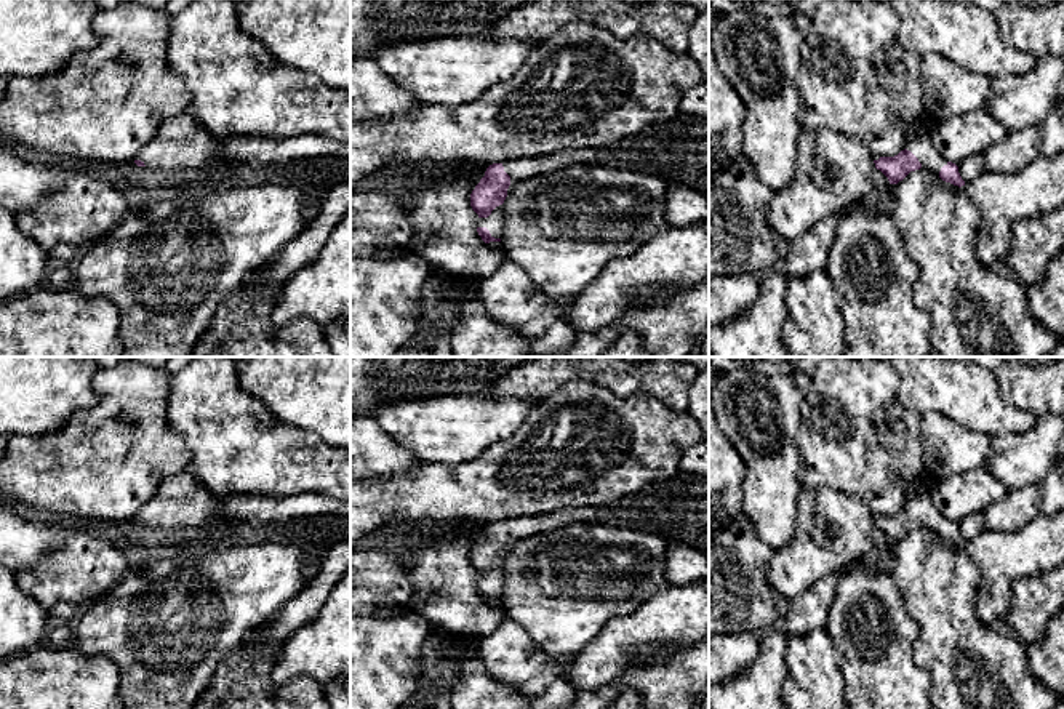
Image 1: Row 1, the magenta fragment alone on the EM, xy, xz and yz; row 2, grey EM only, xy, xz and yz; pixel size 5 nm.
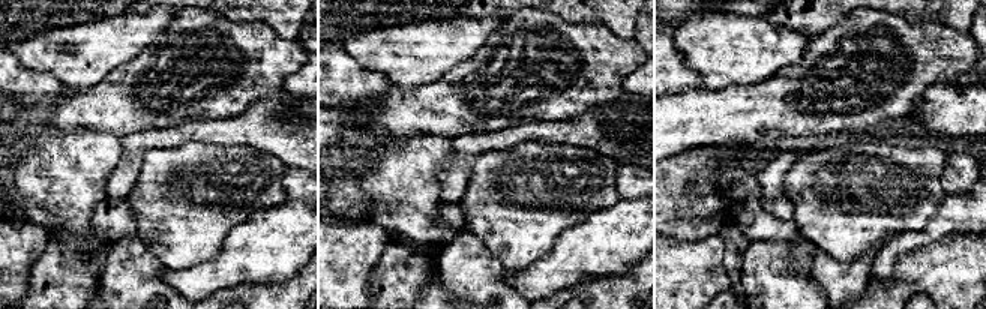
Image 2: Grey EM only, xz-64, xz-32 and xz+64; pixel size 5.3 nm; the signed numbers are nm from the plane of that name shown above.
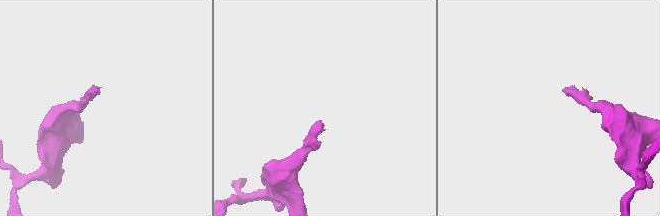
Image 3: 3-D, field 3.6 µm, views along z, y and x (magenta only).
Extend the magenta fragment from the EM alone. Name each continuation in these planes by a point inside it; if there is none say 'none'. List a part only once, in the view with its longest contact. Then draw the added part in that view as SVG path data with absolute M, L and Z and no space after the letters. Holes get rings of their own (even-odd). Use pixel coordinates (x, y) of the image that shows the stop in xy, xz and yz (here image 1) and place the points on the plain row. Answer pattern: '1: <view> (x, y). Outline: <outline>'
1: xz (634, 517). Outline: M576 506L544 512L541 515L528 515L520 519L501 520L504 530L510 535L507 551L522 538L555 530L568 523L584 522L589 525L611 525L634 530L646 530L650 522L650 511L637 506L610 507L602 506Z

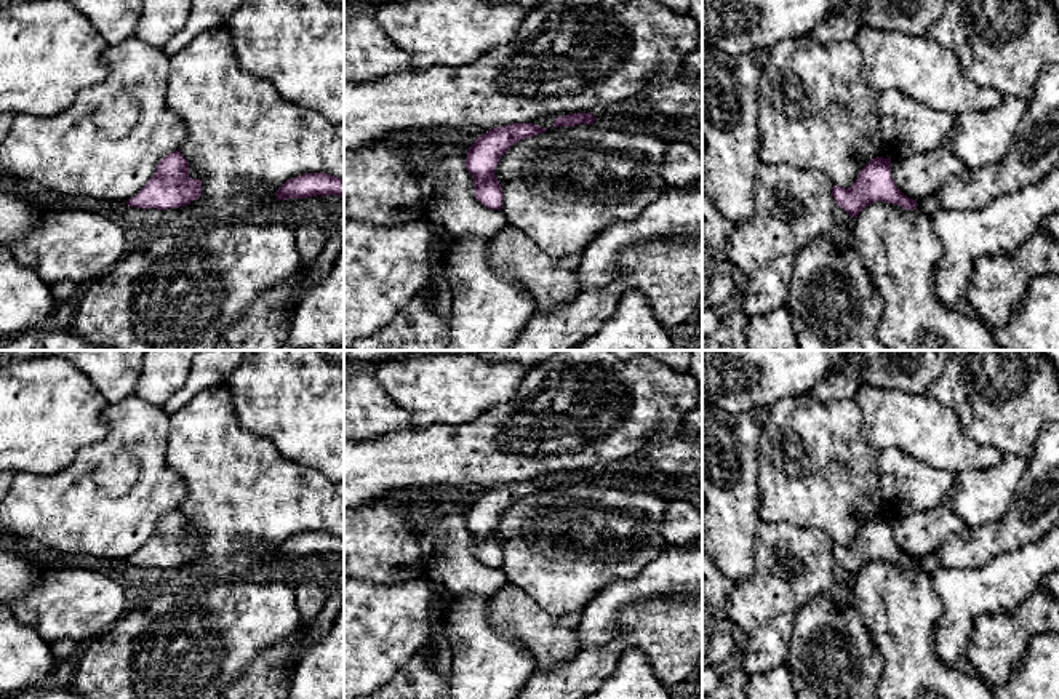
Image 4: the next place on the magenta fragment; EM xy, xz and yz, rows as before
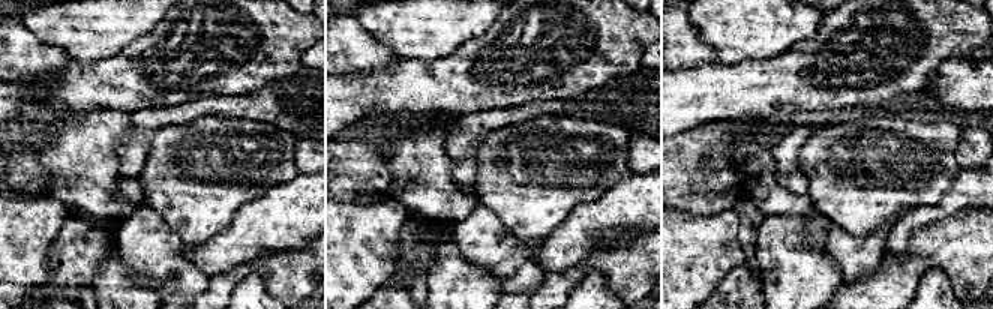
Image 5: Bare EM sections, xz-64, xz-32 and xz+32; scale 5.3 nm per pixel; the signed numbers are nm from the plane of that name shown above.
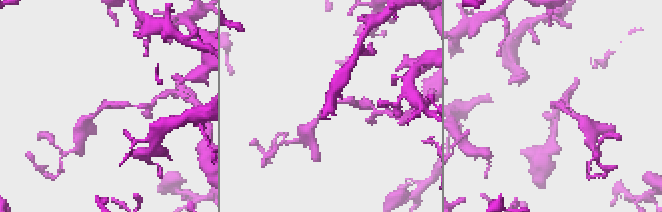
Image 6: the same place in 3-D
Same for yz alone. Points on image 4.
none

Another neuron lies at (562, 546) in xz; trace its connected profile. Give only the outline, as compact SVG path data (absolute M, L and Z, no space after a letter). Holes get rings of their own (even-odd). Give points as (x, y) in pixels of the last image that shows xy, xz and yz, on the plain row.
M579 481L555 485L545 491L514 502L496 525L494 534L502 547L501 569L507 581L523 590L547 614L581 613L609 582L635 577L667 545L661 528L667 501L649 491L629 491Z

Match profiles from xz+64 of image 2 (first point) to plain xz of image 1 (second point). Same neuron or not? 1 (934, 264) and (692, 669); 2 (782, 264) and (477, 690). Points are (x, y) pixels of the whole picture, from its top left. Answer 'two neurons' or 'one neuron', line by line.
1: one neuron
2: one neuron

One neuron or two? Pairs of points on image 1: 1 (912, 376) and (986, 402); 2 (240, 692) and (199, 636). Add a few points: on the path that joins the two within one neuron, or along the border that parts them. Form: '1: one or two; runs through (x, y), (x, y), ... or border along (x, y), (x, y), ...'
1: one; runs through (930, 383), (949, 386), (968, 396)
2: two; border along (244, 636), (216, 668), (202, 692)

